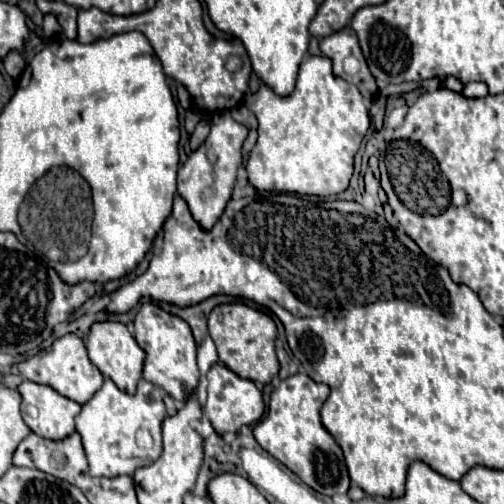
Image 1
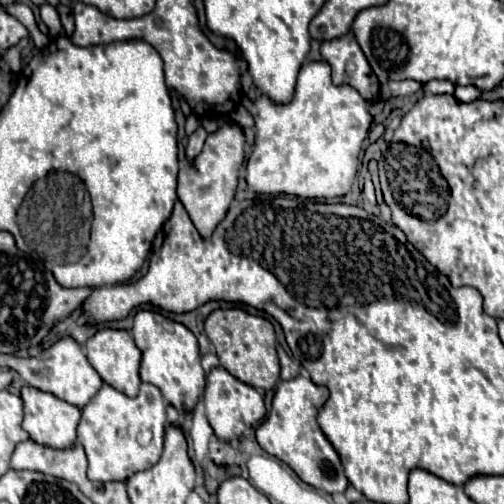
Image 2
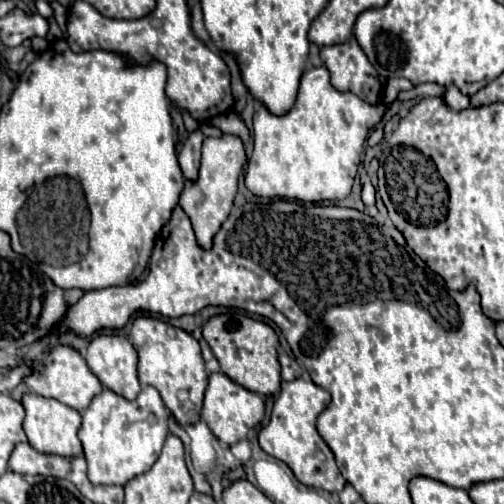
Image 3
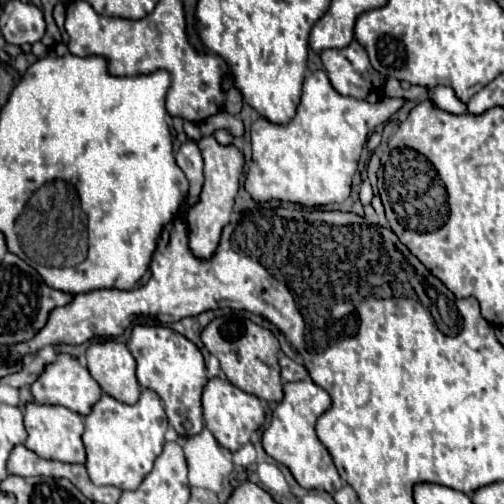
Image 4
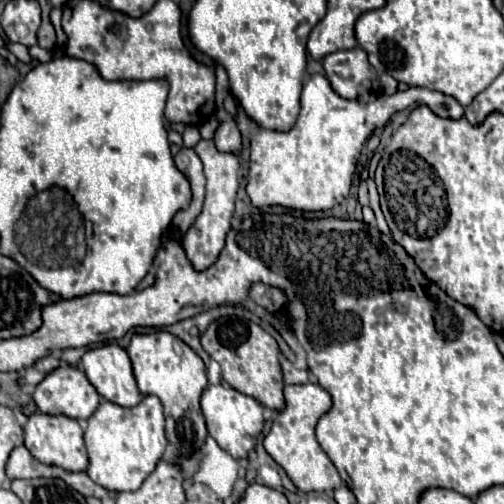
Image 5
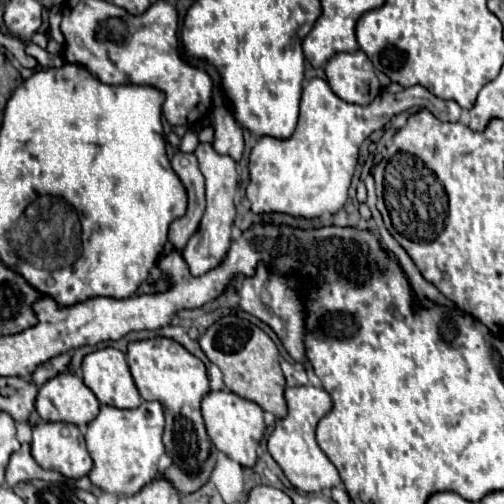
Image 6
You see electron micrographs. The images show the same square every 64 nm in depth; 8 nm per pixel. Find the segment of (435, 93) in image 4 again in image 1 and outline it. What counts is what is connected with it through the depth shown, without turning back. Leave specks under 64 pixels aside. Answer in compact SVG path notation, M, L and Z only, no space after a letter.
M468 82L466 88L462 90L462 94L464 94L464 96L472 96L472 98L476 98L476 96L486 96L486 94L488 94L488 86L486 86L484 82Z

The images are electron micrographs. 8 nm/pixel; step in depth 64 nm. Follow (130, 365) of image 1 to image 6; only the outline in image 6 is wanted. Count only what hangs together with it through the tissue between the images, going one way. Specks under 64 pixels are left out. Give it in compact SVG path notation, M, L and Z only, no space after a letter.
M100 348L86 354L82 370L84 384L102 404L116 408L138 408L142 404L126 356L118 348Z

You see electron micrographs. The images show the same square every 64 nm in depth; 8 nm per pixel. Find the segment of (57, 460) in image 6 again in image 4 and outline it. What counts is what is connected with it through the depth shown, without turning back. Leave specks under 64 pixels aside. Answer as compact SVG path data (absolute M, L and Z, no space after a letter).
M28 402L24 406L24 426L28 432L28 440L26 446L36 452L42 458L54 458L60 462L84 462L86 454L84 454L84 446L82 446L82 432L84 432L84 424L82 424L82 416L64 408L64 406L54 406L54 404L38 404L38 402Z

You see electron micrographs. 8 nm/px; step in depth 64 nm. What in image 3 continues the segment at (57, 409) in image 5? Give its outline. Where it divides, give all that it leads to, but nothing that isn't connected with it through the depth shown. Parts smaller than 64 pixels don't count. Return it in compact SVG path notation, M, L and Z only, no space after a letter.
M58 346L54 348L48 358L44 362L38 364L38 368L34 372L30 372L28 376L24 376L24 382L28 386L30 392L36 392L40 396L48 396L48 398L56 398L66 406L72 406L76 410L84 410L90 400L100 394L102 384L100 380L94 376L94 372L88 368L86 360L82 358L82 354L78 350L74 350L72 346Z

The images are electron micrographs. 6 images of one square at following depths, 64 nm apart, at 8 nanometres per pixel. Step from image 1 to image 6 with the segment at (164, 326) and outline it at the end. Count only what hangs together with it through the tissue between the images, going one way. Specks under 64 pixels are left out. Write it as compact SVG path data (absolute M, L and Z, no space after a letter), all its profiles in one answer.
M164 336L130 342L126 358L140 396L144 400L158 400L164 406L164 444L168 454L186 472L198 472L200 462L210 454L210 438L200 414L202 396L210 390L204 362L176 340Z

